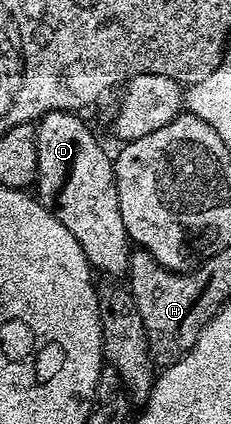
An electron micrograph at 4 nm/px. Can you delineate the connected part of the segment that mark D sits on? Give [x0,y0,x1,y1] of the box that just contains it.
[38,111,133,279]

